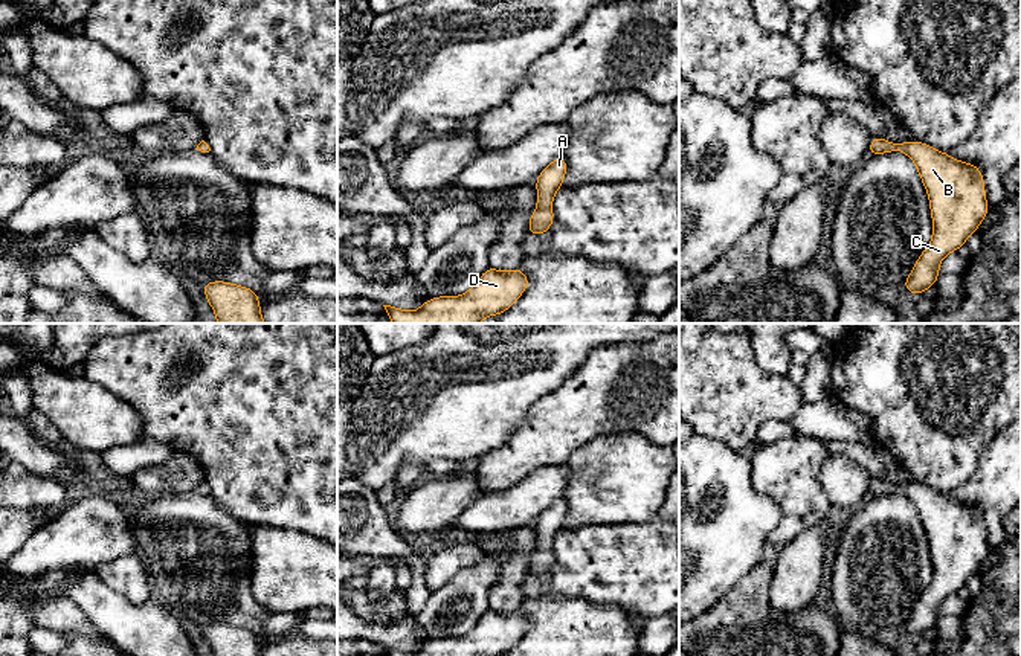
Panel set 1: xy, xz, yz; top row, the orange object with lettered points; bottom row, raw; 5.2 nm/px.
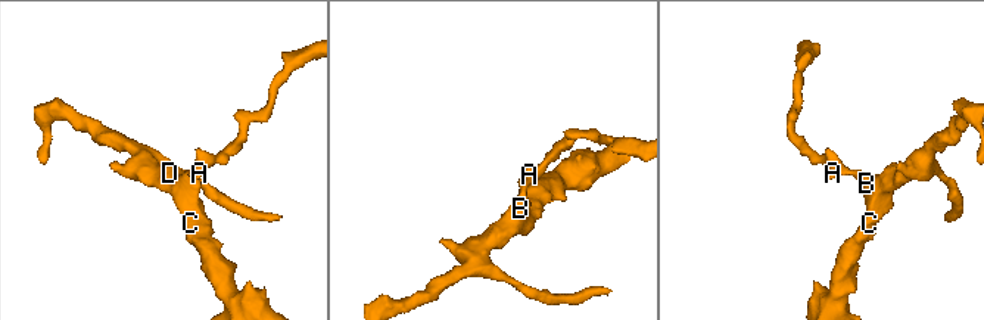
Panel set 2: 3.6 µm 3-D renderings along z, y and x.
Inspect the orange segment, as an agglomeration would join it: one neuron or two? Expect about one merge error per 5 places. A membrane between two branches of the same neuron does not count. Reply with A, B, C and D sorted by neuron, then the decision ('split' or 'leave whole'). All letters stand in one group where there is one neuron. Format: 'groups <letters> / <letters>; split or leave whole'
groups A B C D; leave whole

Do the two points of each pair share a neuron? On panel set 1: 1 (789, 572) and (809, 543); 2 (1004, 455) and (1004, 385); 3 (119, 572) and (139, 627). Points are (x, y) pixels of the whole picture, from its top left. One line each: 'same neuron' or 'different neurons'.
1: same neuron
2: different neurons
3: different neurons

